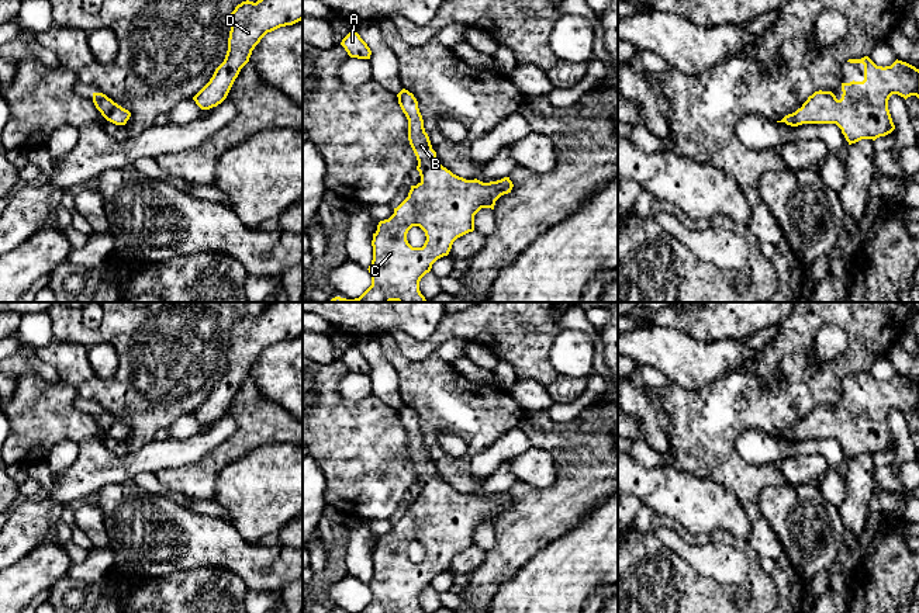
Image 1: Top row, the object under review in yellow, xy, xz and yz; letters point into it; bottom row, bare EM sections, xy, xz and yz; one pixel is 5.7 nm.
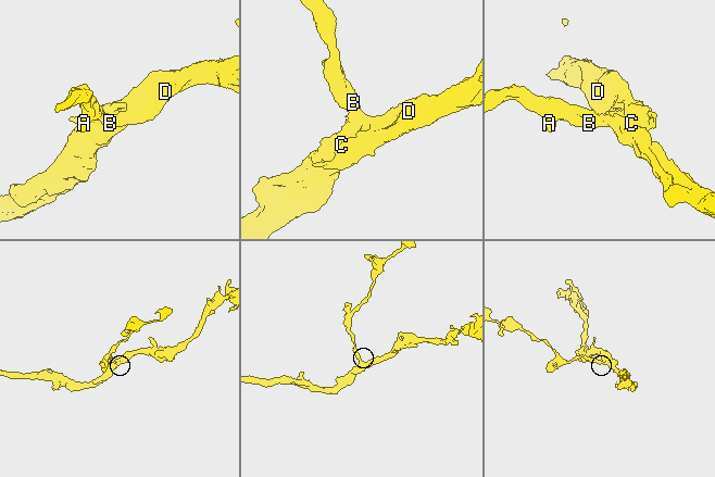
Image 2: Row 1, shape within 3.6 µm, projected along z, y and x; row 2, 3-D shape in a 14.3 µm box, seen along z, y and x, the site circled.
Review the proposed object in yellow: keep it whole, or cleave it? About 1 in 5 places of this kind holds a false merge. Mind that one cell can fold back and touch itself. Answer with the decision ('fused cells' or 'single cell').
single cell

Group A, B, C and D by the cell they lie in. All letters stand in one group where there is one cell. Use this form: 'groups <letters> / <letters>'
groups A B C D

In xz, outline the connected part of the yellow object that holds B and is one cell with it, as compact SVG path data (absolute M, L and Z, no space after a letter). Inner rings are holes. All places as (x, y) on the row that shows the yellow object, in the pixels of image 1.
M405 89L397 97L408 120L408 141L418 160L417 170L421 181L411 186L408 197L394 208L394 214L388 219L379 222L377 231L373 233L373 260L367 269L372 285L359 298L335 297L329 302L425 302L426 299L419 291L421 278L431 271L438 259L449 254L457 238L474 231L474 215L481 208L494 209L495 201L511 193L514 187L509 177L483 183L477 179L466 180L443 167L425 132L417 98ZM412 226L419 226L425 232L426 240L422 247L412 247L407 240L407 233Z

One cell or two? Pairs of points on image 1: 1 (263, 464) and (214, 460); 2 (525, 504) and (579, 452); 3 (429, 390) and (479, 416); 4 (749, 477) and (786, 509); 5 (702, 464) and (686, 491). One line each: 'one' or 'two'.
1: two
2: one
3: one
4: two
5: two

